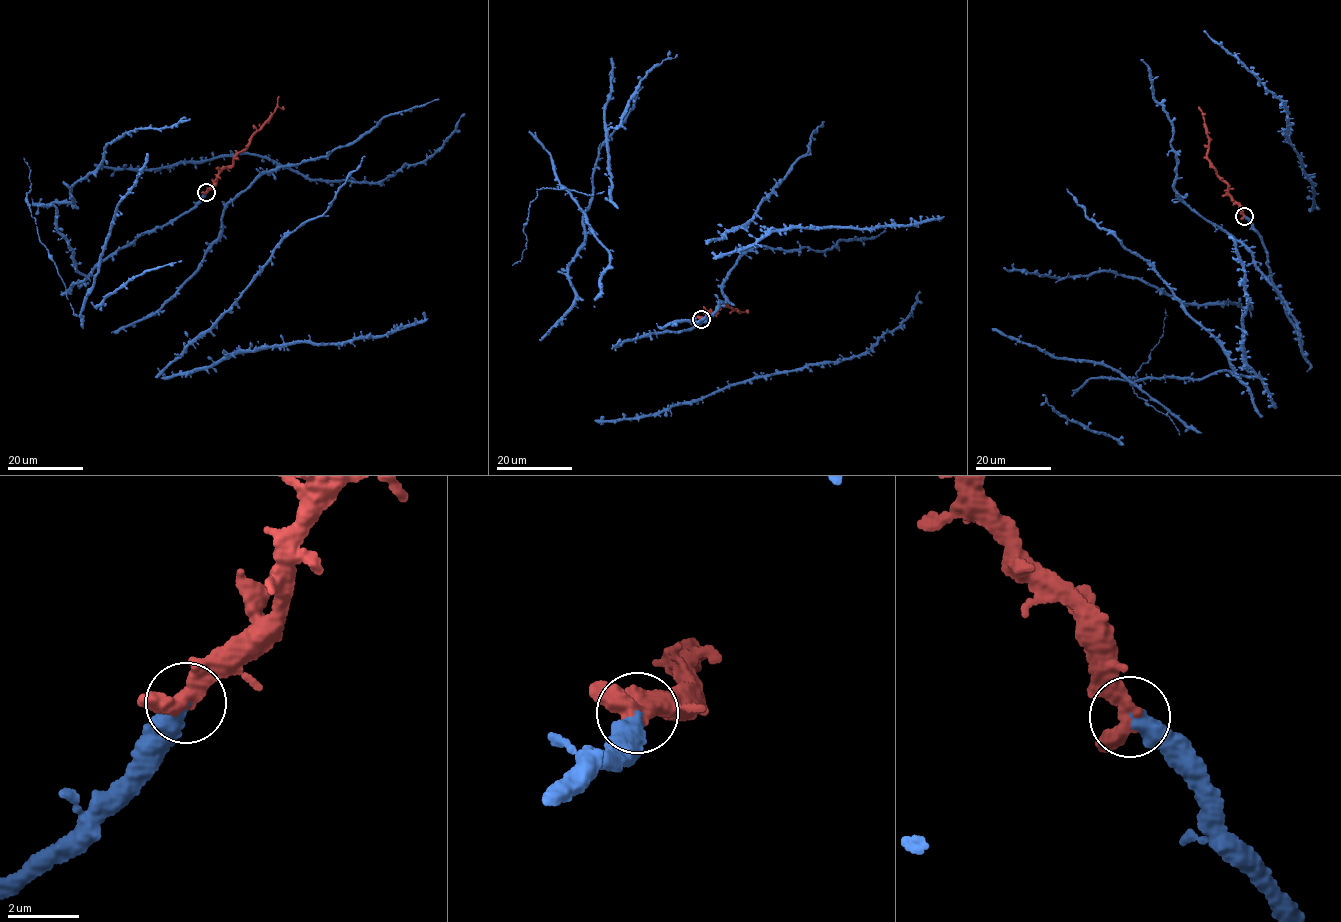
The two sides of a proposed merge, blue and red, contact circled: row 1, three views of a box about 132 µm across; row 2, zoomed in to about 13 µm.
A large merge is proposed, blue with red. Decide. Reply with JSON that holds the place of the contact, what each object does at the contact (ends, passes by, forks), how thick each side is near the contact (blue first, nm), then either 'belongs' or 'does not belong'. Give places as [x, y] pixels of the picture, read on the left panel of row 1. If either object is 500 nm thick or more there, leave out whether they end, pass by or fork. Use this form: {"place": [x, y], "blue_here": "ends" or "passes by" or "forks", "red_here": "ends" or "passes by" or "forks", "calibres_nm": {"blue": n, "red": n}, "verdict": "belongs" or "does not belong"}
{"place": [206, 192], "calibres_nm": {"blue": 500, "red": 440}, "verdict": "belongs"}

